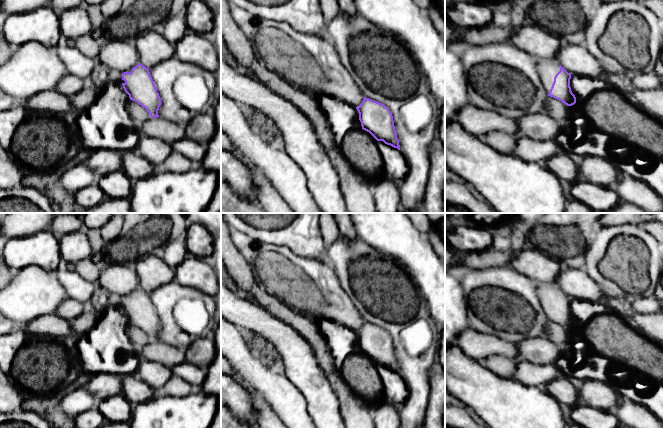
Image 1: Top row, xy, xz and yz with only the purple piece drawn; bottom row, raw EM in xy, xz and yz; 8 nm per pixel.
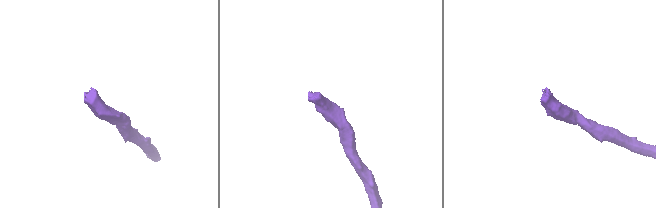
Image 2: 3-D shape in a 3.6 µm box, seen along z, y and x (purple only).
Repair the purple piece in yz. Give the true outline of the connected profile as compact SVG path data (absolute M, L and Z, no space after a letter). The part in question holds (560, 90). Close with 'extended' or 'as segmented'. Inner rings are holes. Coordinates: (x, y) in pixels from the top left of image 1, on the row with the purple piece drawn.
M555 59L538 60L538 72L548 96L561 101L567 106L576 103L576 97L570 87L571 74Z; extended

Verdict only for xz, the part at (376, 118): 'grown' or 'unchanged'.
unchanged

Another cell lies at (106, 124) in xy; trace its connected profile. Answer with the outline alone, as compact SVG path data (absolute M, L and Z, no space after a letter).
M107 84L100 92L97 100L78 115L78 126L84 148L89 150L109 149L126 152L135 150L140 134L138 126L133 122L127 103L130 100L121 84Z

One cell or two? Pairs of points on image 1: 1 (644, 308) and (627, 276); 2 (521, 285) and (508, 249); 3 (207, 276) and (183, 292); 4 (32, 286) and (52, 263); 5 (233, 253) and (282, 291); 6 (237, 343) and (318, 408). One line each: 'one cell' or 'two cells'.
1: two cells
2: two cells
3: two cells
4: two cells
5: two cells
6: two cells

